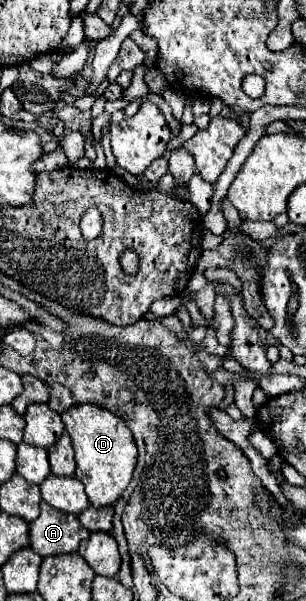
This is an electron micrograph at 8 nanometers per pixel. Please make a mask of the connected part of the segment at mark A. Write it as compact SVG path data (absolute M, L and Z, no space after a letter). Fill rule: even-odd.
M41 502L41 516L29 524L31 550L41 558L77 552L79 544L91 536L73 514L65 514L47 502Z

